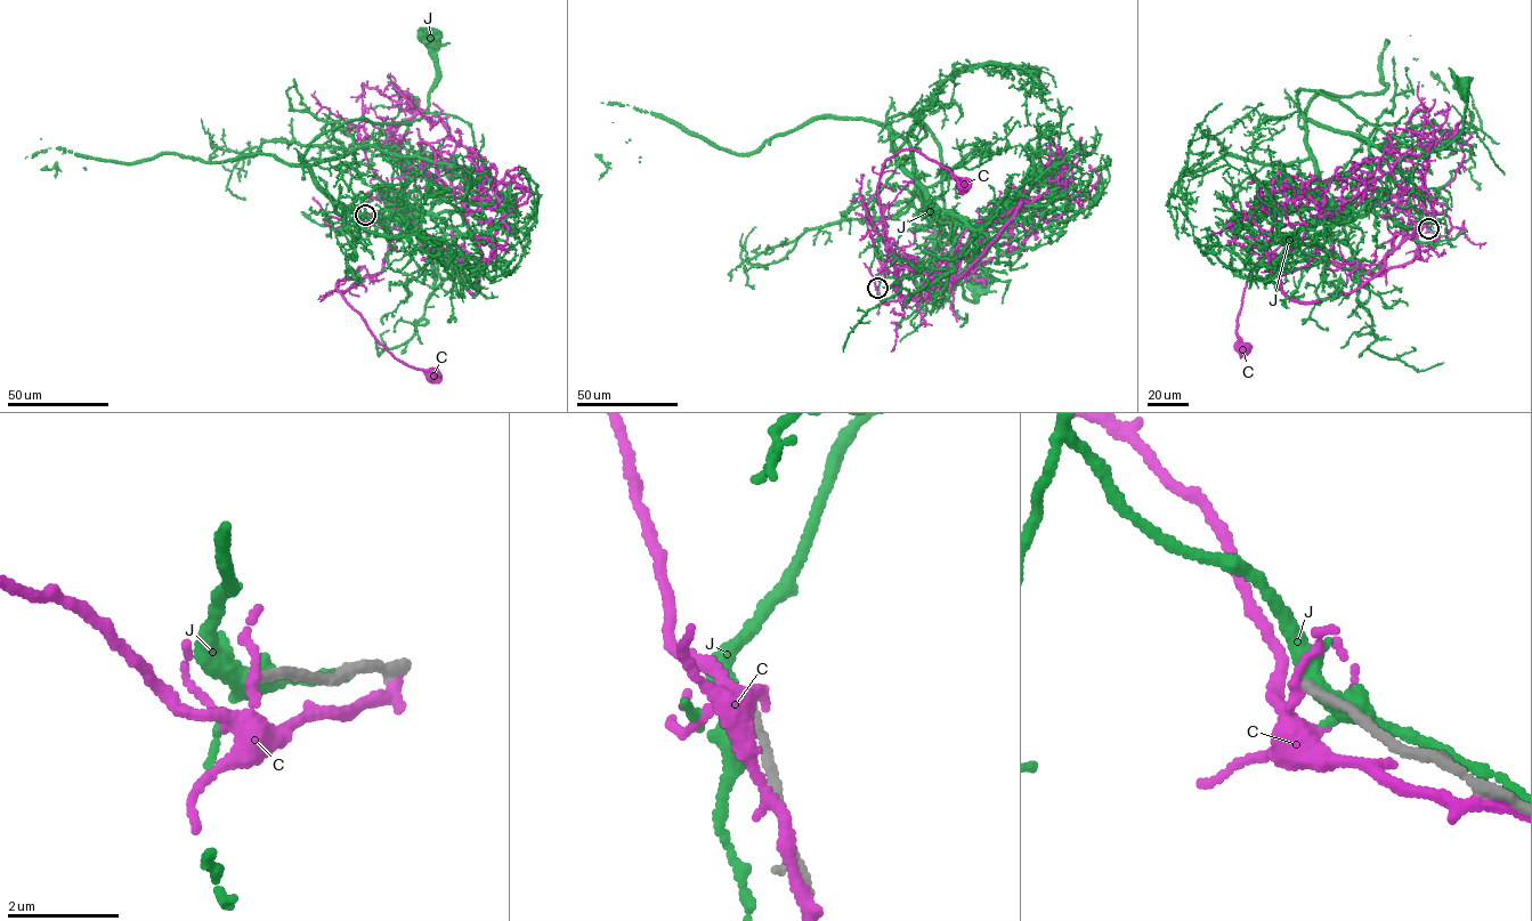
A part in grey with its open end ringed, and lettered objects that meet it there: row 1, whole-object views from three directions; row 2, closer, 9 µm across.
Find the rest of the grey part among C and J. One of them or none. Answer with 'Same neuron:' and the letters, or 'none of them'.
Same neuron: none of them

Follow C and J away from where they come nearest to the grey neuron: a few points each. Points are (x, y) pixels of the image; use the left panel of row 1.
C: (365, 215), (379, 216), (391, 228), (381, 271), (362, 280), (339, 281), (335, 288), (395, 357), (434, 373)
J: (365, 215), (396, 153), (373, 145), (309, 166), (305, 152), (346, 121), (421, 116), (428, 35)

